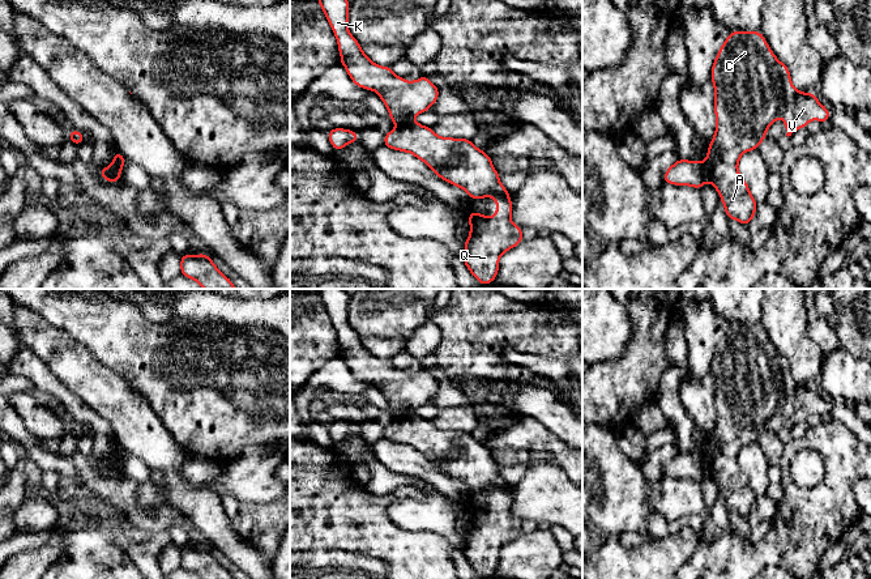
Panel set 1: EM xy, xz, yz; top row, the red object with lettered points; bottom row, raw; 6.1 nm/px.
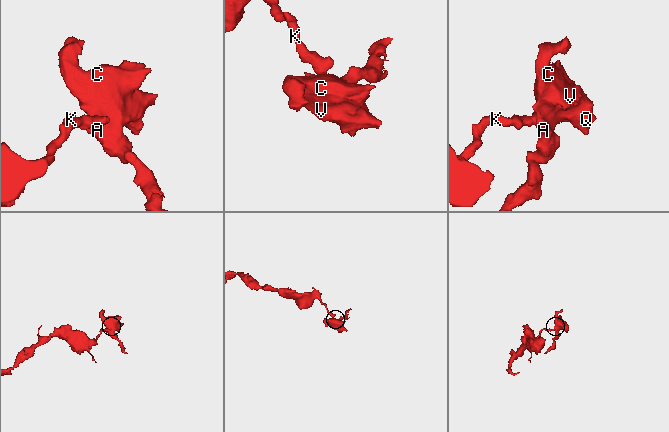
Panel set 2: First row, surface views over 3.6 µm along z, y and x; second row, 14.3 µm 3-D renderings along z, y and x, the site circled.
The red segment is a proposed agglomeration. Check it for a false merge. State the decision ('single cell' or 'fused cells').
fused cells

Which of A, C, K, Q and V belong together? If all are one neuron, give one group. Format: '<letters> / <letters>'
A C Q V / K

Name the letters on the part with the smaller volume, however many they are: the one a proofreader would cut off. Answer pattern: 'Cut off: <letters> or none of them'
Cut off: A, C, Q, V

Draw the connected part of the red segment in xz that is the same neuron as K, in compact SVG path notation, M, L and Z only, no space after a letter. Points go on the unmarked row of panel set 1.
M345 289L316 290L338 335L341 357L356 379L379 386L392 414L413 413L436 396L439 382L427 370L410 375L396 369L392 359L380 359L367 350L347 322L350 295Z

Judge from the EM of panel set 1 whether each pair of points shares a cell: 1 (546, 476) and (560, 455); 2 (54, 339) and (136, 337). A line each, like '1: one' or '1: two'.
1: two
2: two

